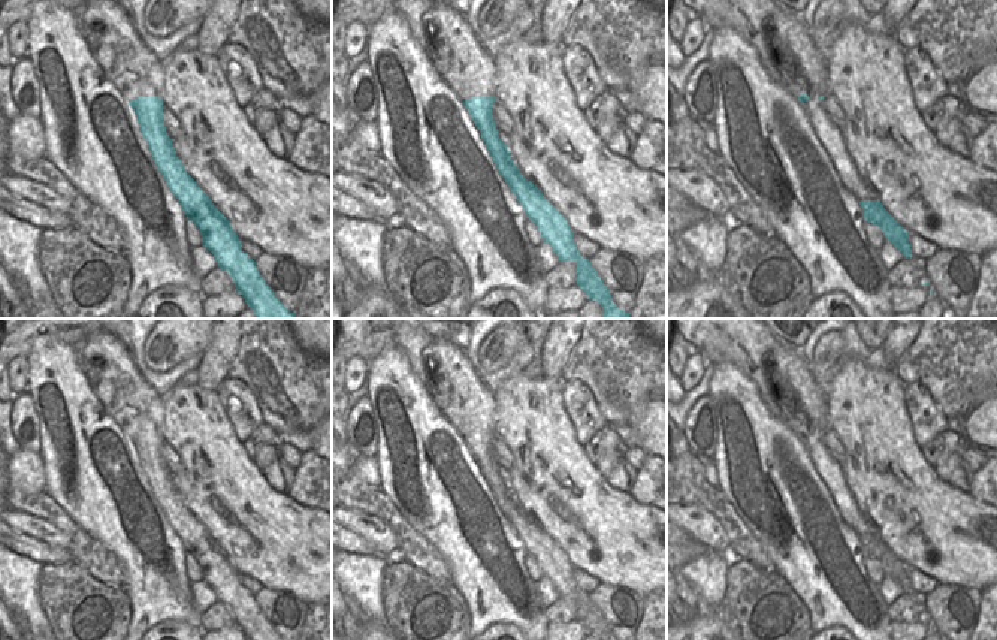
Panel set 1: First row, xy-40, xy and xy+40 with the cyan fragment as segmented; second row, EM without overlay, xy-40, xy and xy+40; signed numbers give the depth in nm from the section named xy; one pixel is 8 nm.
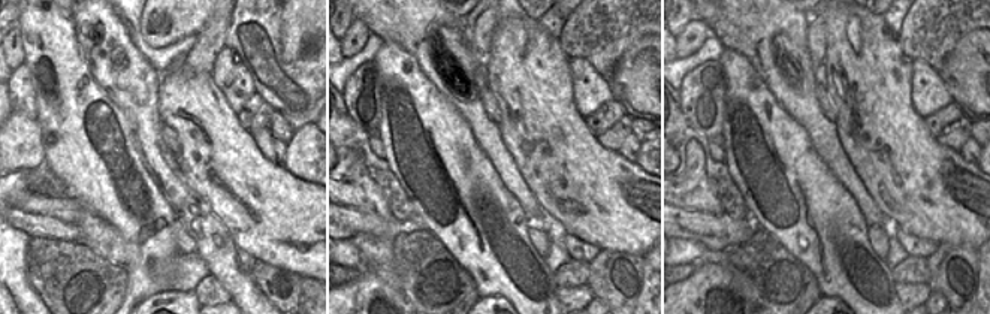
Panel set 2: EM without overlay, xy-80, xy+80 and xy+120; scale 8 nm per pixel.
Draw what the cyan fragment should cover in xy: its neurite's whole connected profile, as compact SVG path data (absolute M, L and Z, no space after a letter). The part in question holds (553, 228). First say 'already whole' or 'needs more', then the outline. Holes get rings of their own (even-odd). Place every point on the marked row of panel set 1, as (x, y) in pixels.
needs more; M444 4L430 7L422 21L429 22L427 57L468 109L499 175L526 217L537 224L543 242L553 248L561 262L572 260L577 265L577 286L602 307L602 319L629 319L629 313L613 302L589 259L578 253L567 218L519 172L507 145L499 139L492 114L496 102L493 57L481 48L465 16L456 9Z

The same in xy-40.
needs more; M99 0L84 4L78 16L81 33L102 73L133 109L152 160L182 211L202 233L202 247L227 271L236 290L257 319L294 319L274 295L241 248L229 220L187 173L163 121L164 72L141 40L127 12L117 3Z

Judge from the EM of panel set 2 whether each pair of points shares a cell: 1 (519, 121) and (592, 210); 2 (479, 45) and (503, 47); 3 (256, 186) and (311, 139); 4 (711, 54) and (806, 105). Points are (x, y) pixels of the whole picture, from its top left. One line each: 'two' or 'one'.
1: one
2: two
3: two
4: two

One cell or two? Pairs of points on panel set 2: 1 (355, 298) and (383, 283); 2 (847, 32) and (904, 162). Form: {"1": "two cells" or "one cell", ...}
{"1": "one cell", "2": "one cell"}

